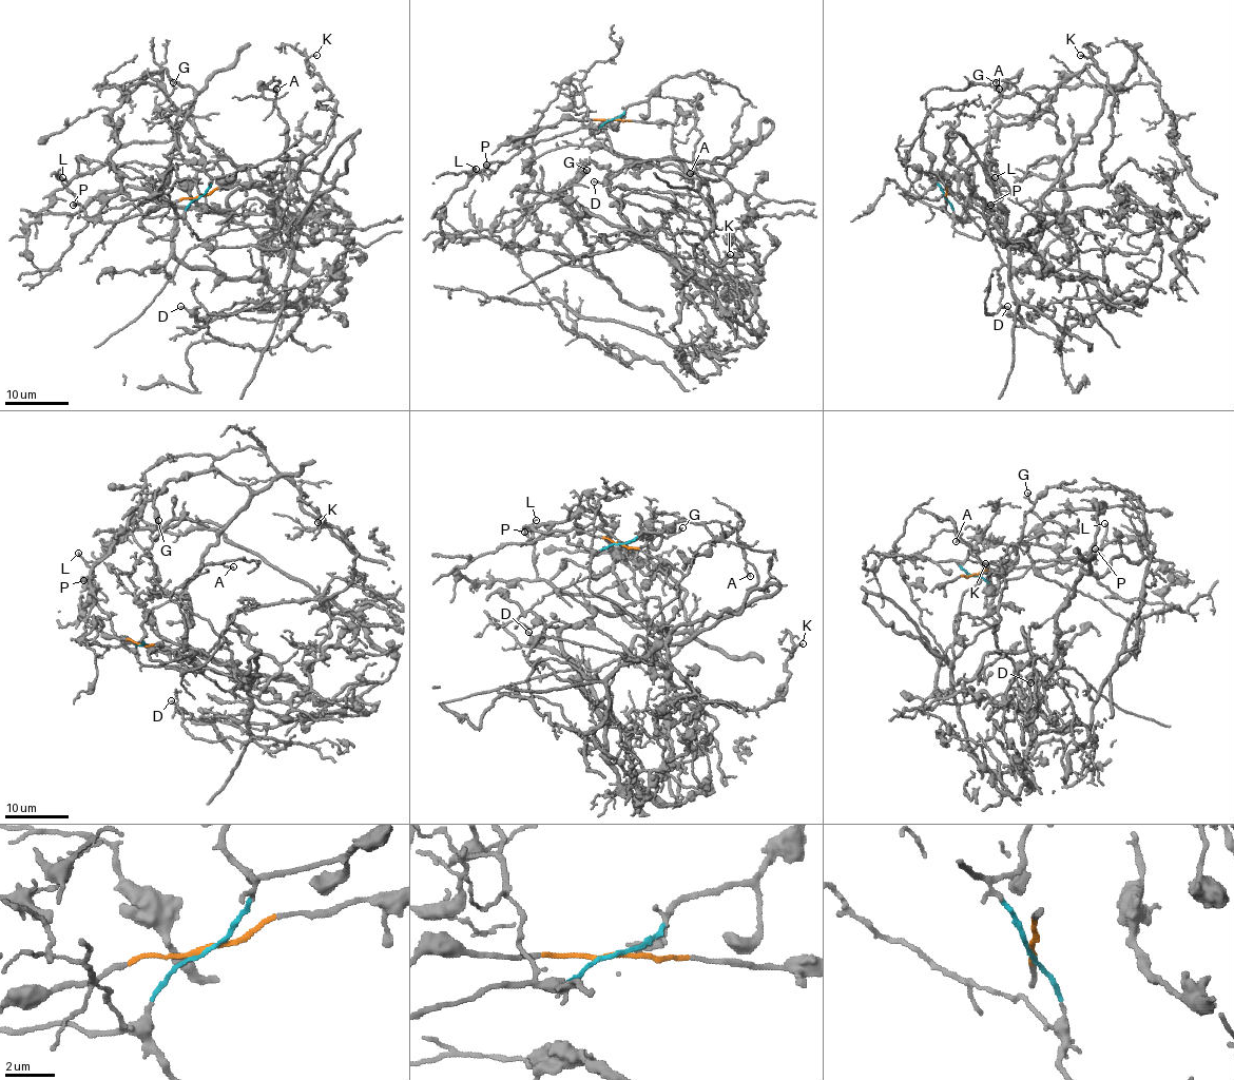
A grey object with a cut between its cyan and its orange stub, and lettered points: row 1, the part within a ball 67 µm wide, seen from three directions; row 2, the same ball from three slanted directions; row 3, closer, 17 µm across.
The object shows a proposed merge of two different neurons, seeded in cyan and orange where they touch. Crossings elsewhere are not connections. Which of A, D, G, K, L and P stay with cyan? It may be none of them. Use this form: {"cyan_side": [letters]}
{"cyan_side": ["A", "D", "G", "K", "L", "P"]}

